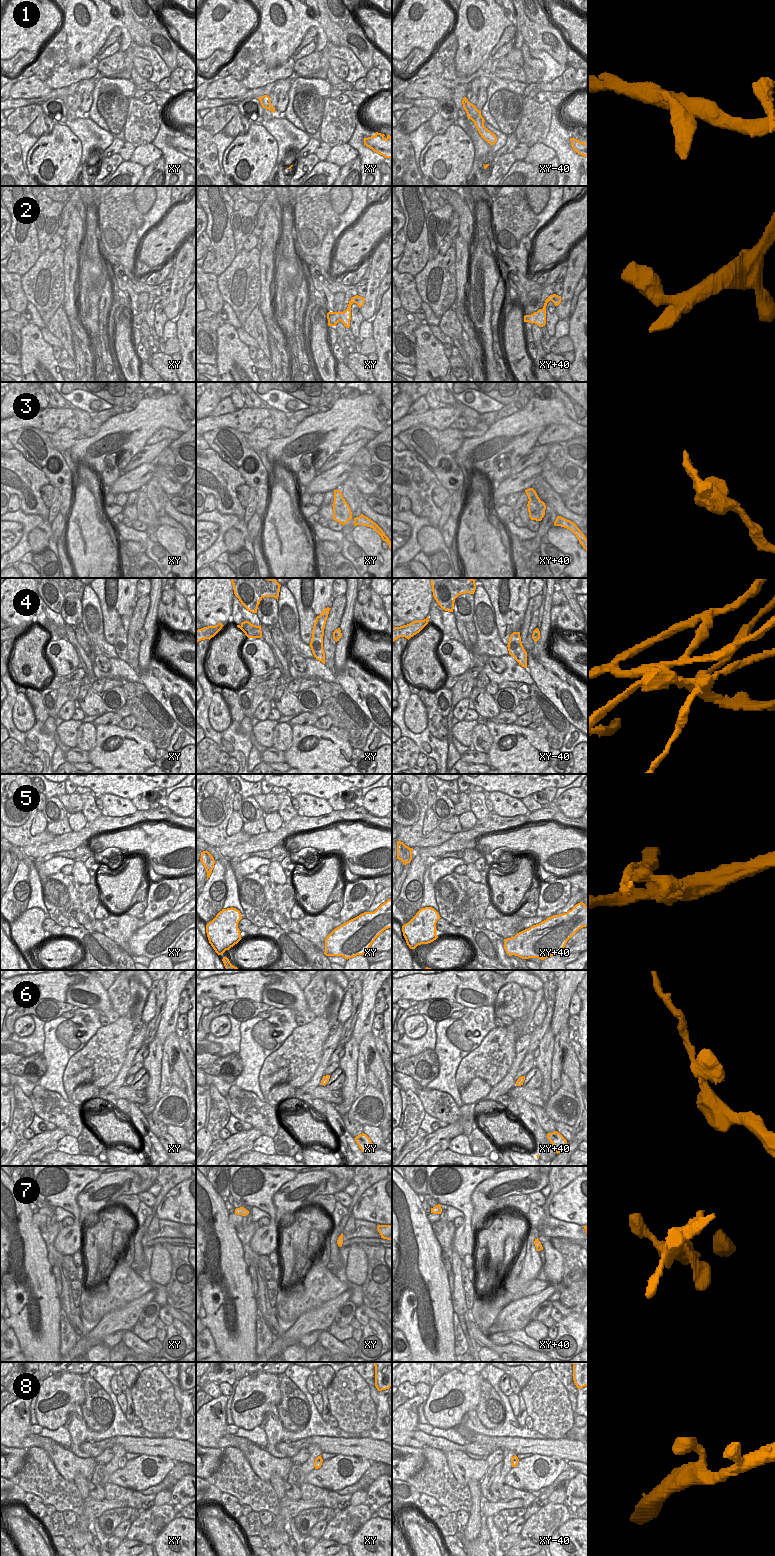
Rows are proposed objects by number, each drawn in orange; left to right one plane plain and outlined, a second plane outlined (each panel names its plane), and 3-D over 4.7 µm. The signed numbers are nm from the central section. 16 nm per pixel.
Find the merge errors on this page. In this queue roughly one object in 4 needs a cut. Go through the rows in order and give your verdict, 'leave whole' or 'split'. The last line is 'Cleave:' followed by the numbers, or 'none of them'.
1: leave whole
2: leave whole
3: leave whole
4: split
5: split
6: leave whole
7: leave whole
8: leave whole
Cleave: 4, 5

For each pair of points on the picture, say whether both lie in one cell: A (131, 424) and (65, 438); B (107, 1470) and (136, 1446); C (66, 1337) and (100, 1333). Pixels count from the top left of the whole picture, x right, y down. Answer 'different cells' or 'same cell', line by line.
A: different cells
B: different cells
C: different cells

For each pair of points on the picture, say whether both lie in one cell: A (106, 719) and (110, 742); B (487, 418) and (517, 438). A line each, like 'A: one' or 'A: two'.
A: two
B: two

